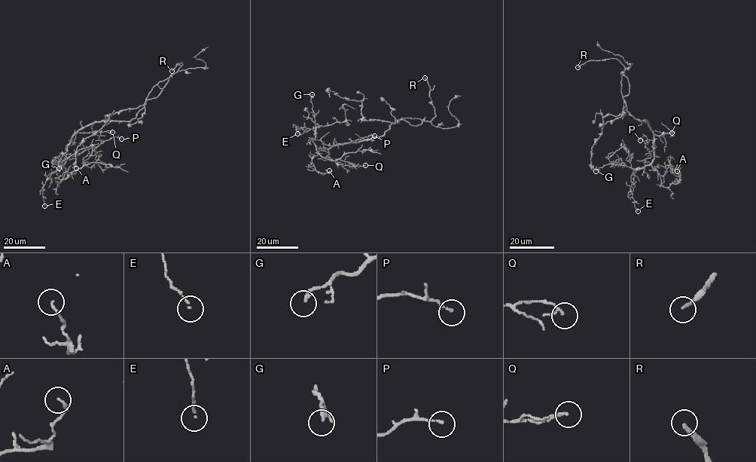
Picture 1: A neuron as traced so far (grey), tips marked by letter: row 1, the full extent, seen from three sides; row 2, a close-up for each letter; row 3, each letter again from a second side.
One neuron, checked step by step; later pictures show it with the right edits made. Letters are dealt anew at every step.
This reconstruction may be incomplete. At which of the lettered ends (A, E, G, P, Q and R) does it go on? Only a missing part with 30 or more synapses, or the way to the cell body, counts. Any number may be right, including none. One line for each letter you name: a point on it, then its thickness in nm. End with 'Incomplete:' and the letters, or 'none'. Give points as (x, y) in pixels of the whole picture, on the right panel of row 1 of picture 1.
R: at (577, 67); 160 nm thick
Incomplete: R

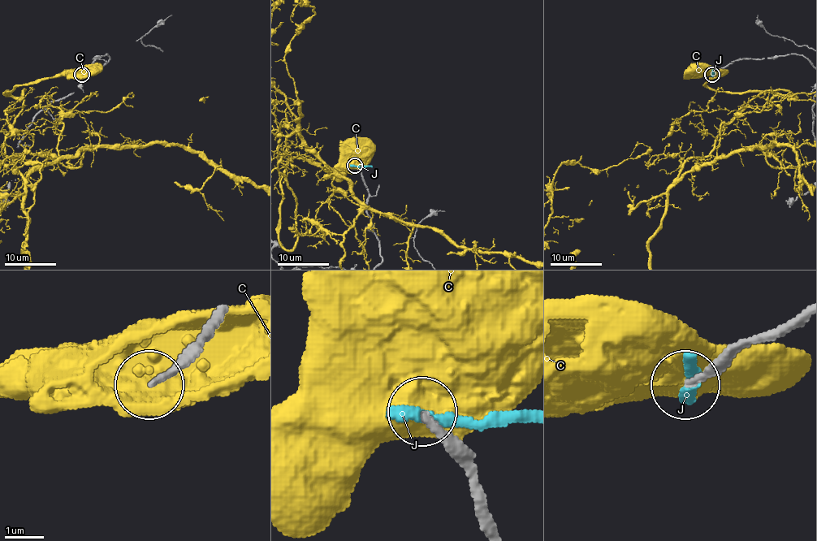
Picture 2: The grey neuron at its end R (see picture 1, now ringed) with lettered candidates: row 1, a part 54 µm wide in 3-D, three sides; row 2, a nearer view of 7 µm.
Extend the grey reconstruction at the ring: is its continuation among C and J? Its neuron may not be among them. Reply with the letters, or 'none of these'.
none of these

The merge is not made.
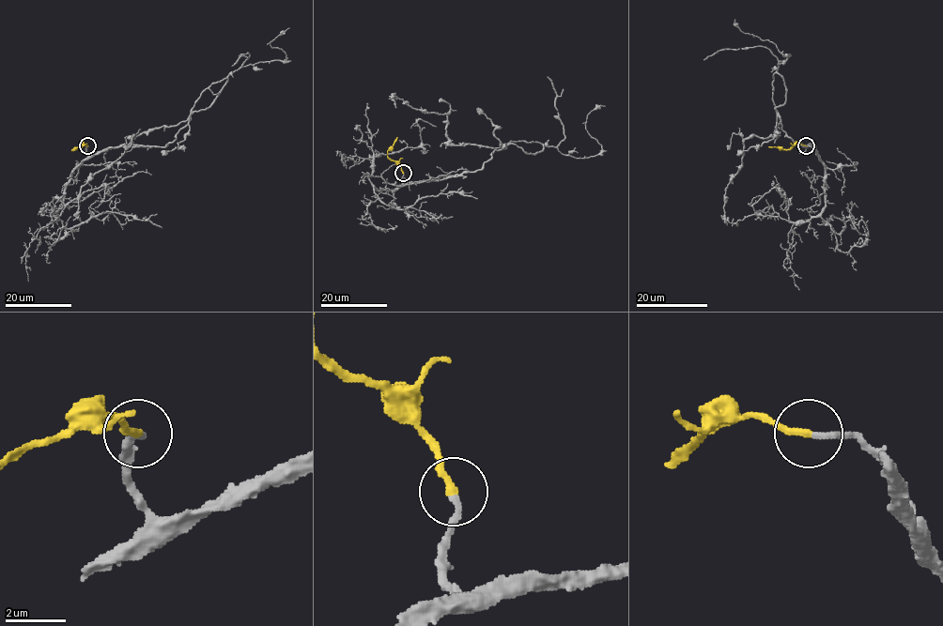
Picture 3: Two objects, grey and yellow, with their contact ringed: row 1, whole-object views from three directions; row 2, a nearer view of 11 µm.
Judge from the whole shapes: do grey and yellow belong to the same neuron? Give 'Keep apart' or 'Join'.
Join

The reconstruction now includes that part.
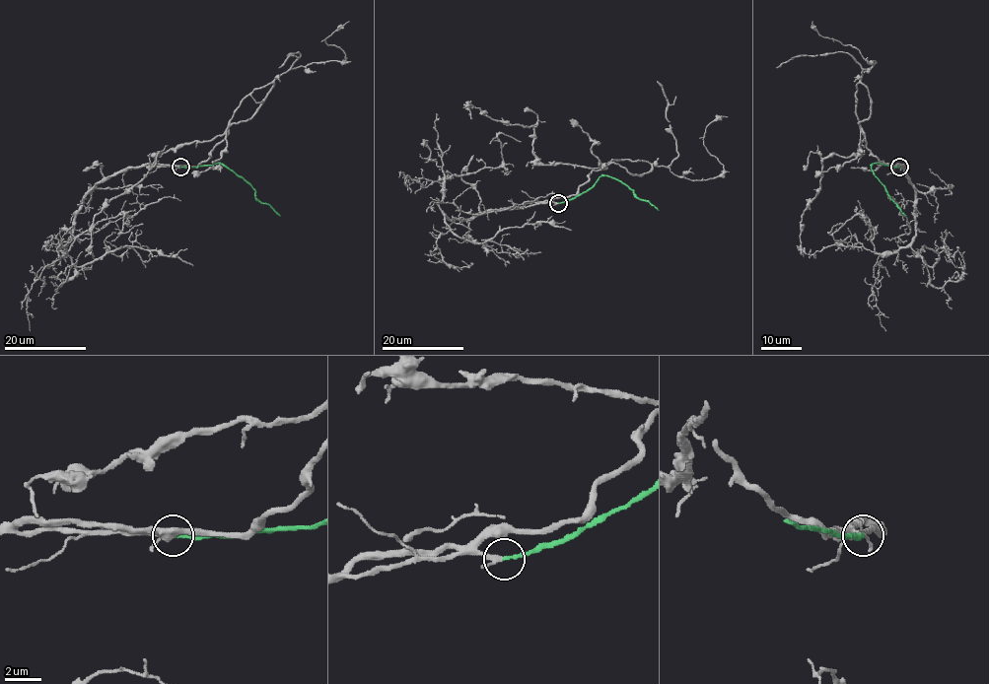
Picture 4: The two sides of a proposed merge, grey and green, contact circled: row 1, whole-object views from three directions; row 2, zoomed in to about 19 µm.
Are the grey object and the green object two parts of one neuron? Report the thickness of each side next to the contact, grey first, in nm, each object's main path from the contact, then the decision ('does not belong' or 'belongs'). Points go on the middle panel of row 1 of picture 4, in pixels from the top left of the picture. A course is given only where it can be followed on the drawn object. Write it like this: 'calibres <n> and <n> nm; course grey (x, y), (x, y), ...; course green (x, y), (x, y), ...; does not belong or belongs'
calibres 170 and 200 nm; course grey (558, 203), (480, 212), (468, 220), (451, 220), (441, 211), (447, 179), (502, 164), (497, 135), (521, 141); course green (558, 203), (586, 192), (605, 174), (620, 180), (638, 197), (648, 200), (658, 210); belongs

